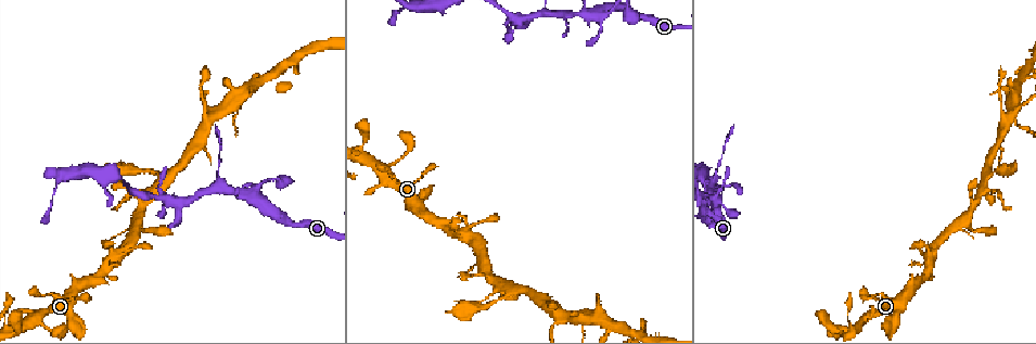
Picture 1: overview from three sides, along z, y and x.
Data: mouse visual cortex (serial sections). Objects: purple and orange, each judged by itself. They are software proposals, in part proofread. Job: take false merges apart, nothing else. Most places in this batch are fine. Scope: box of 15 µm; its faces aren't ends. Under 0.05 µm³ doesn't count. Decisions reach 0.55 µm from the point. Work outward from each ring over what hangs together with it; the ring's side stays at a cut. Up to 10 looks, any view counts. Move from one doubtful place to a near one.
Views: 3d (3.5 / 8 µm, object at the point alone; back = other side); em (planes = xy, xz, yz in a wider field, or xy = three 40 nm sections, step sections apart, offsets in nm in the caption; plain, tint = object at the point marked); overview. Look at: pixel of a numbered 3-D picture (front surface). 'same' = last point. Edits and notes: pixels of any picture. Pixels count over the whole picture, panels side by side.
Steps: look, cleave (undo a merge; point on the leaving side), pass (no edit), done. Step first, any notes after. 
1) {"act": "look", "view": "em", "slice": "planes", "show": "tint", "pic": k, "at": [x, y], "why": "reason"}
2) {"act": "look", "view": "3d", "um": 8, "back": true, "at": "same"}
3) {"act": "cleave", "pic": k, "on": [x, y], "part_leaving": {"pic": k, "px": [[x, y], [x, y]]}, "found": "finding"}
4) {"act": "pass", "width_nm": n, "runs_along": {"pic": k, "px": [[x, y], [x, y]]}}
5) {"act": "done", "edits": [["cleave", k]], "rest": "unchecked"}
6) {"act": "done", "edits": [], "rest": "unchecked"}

{"act": "look", "view": "3d", "um": 3.5, "pic": 1, "at": [163, 206], "why": "thick turns thin"}

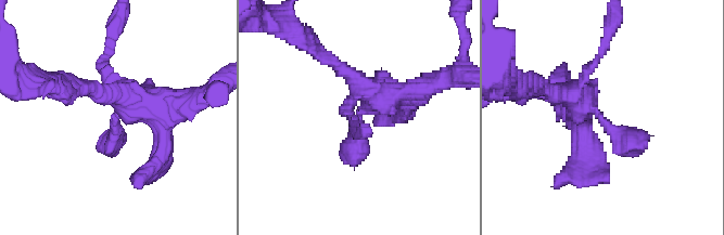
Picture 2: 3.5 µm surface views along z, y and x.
{"act": "look", "view": "em", "slice": "xy", "step": 5, "show": "tint", "pic": 2, "at": [601, 115]}

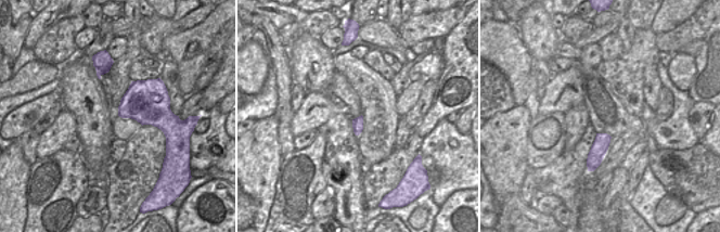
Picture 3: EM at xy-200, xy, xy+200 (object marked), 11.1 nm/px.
{"act": "pass", "runs_along": {"pic": 2, "px": [[417, 89], [357, 116], [344, 160]]}, "found": "one cell here"}

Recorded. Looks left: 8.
{"act": "look", "view": "3d", "um": 3.5, "pic": 1, "at": [398, 13], "why": "narrows sharply"}

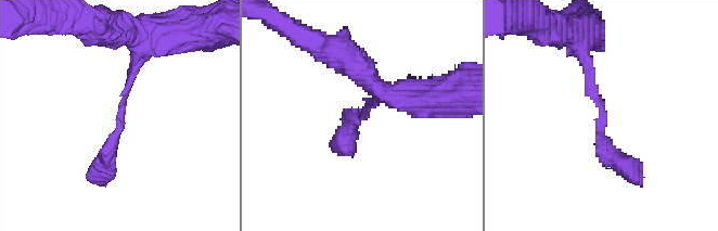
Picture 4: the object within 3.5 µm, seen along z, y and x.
{"act": "look", "view": "em", "slice": "planes", "show": "tint", "pic": 4, "at": [366, 117], "why": "need the tissue"}

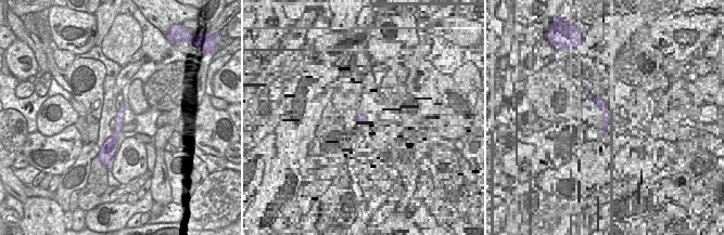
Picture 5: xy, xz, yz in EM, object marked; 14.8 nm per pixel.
{"act": "pass", "runs_along": {"pic": 5, "px": [[121, 112], [110, 151]]}, "found": "continuous, no second cell"}

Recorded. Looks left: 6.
{"act": "look", "view": "3d", "um": 8, "pic": 1, "at": [928, 259], "why": "four-way junction"}

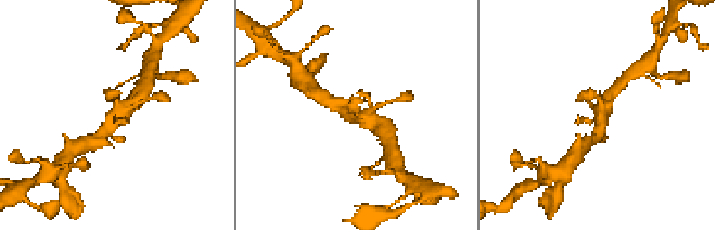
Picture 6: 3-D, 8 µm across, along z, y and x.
{"act": "look", "view": "em", "slice": "xy", "step": 5, "show": "tint", "pic": 6, "at": [117, 116]}

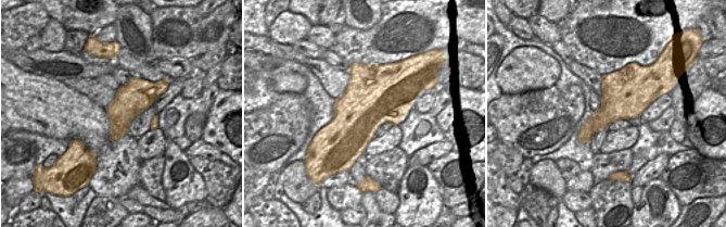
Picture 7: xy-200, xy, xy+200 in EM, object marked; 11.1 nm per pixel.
{"act": "pass", "runs_along": {"pic": 6, "px": [[99, 138], [141, 93]]}, "found": "continuous, no second cell"}

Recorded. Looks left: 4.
{"act": "look", "view": "3d", "um": 8, "pic": 1, "at": [504, 287], "why": "abrupt turn"}

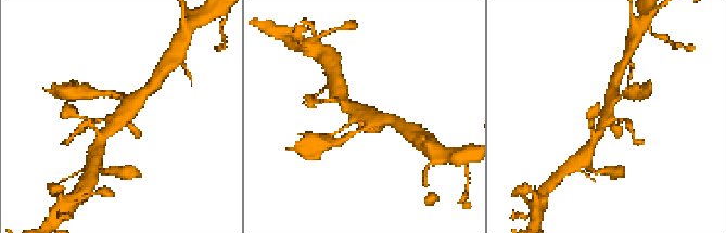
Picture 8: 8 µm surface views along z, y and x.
{"act": "look", "view": "em", "slice": "xy", "step": 5, "show": "tint", "pic": 8, "at": [122, 121]}

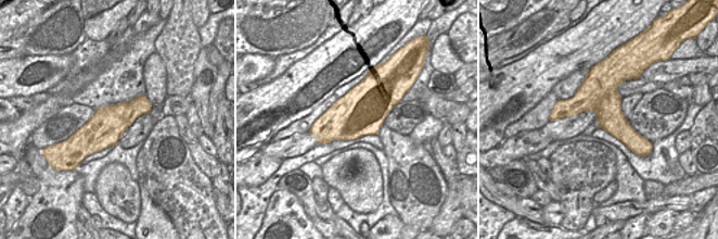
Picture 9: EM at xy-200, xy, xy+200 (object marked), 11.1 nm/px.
{"act": "pass", "width_nm": 550, "runs_along": {"pic": 8, "px": [[100, 141], [142, 95]]}, "found": "continuous, no second cell"}

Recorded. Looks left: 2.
{"act": "done", "edits": [], "rest": "unchecked"}

